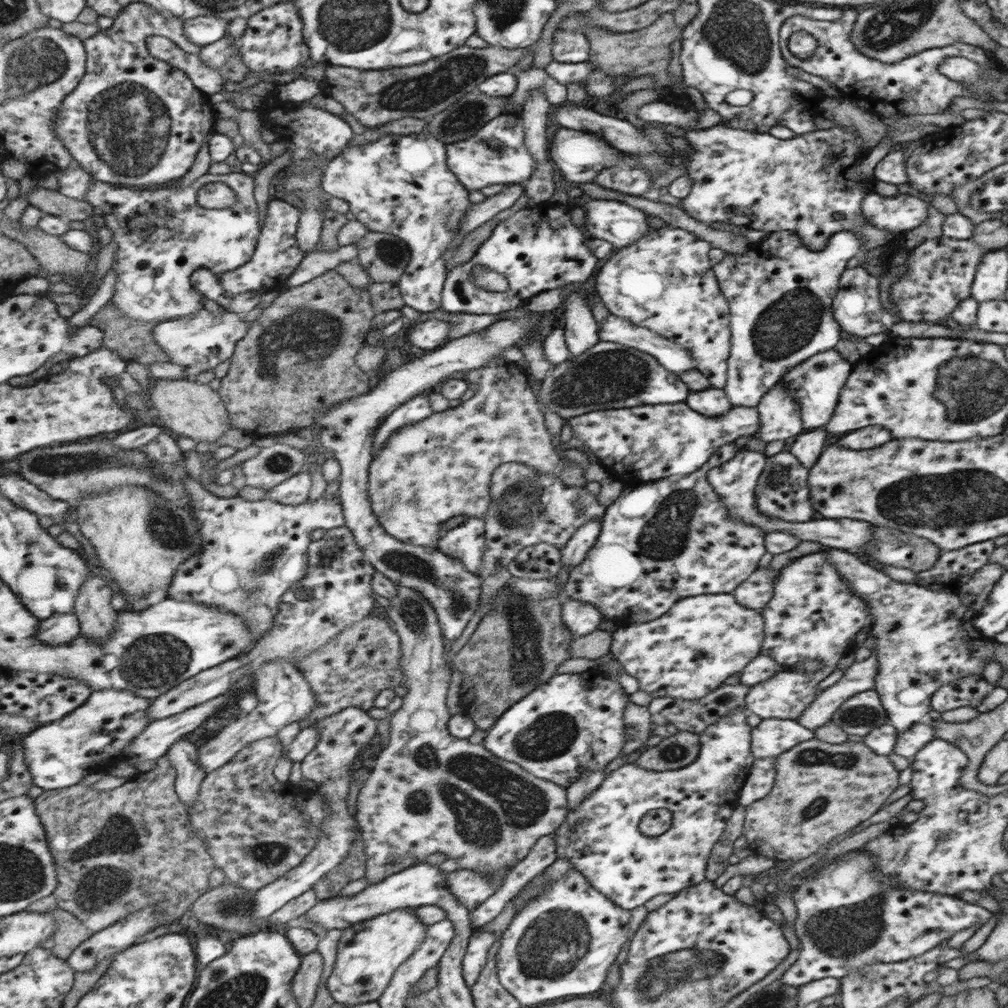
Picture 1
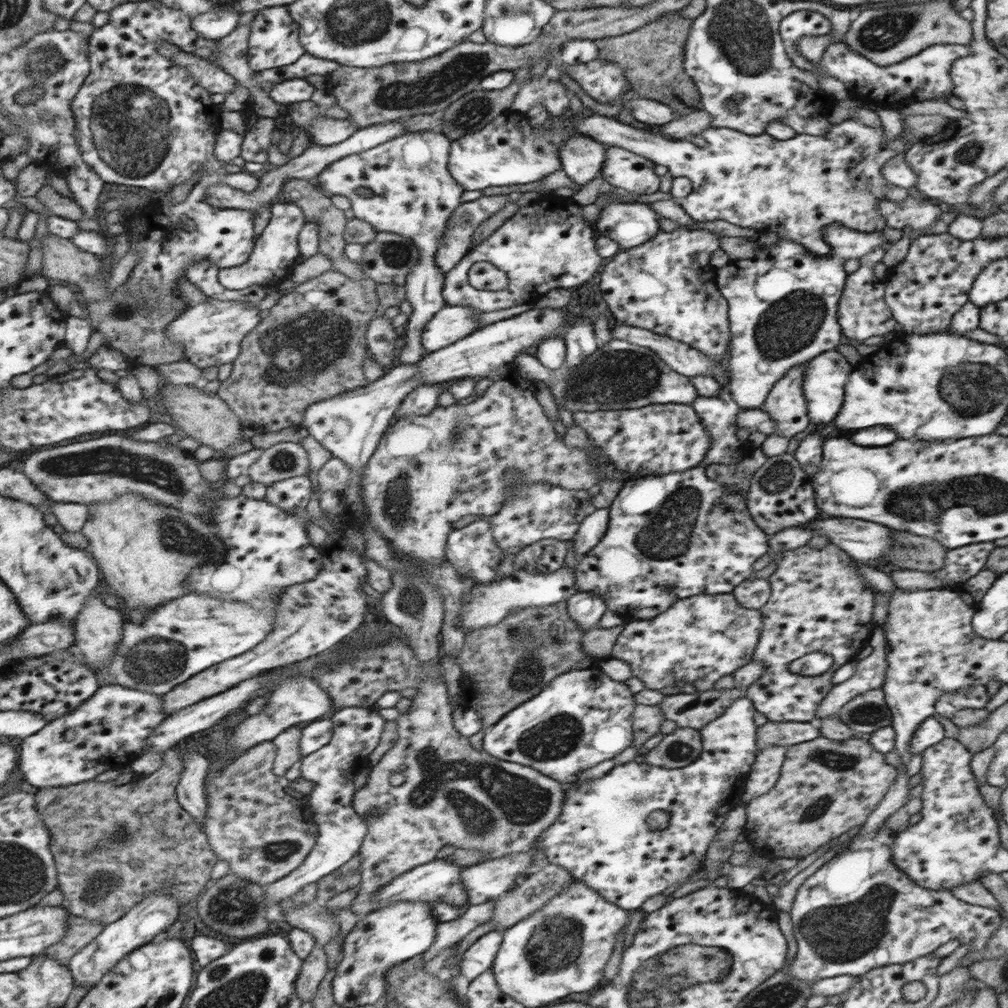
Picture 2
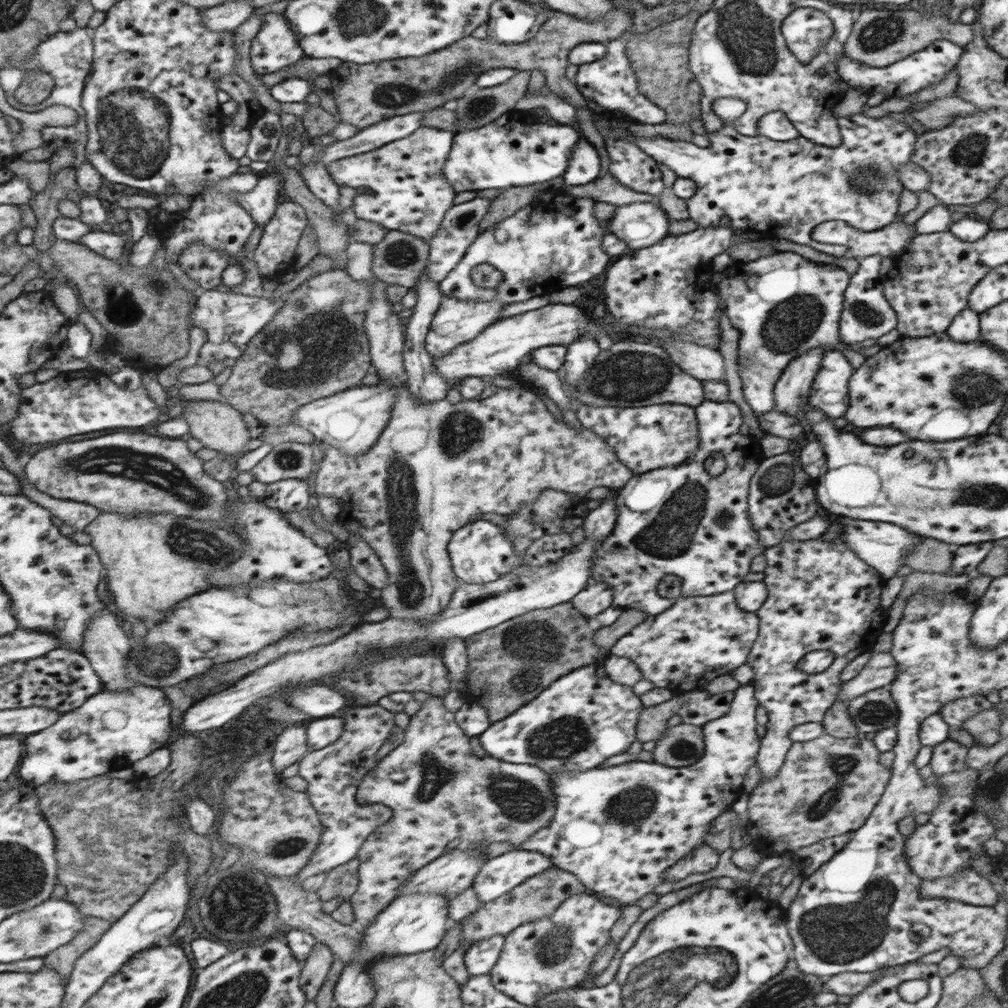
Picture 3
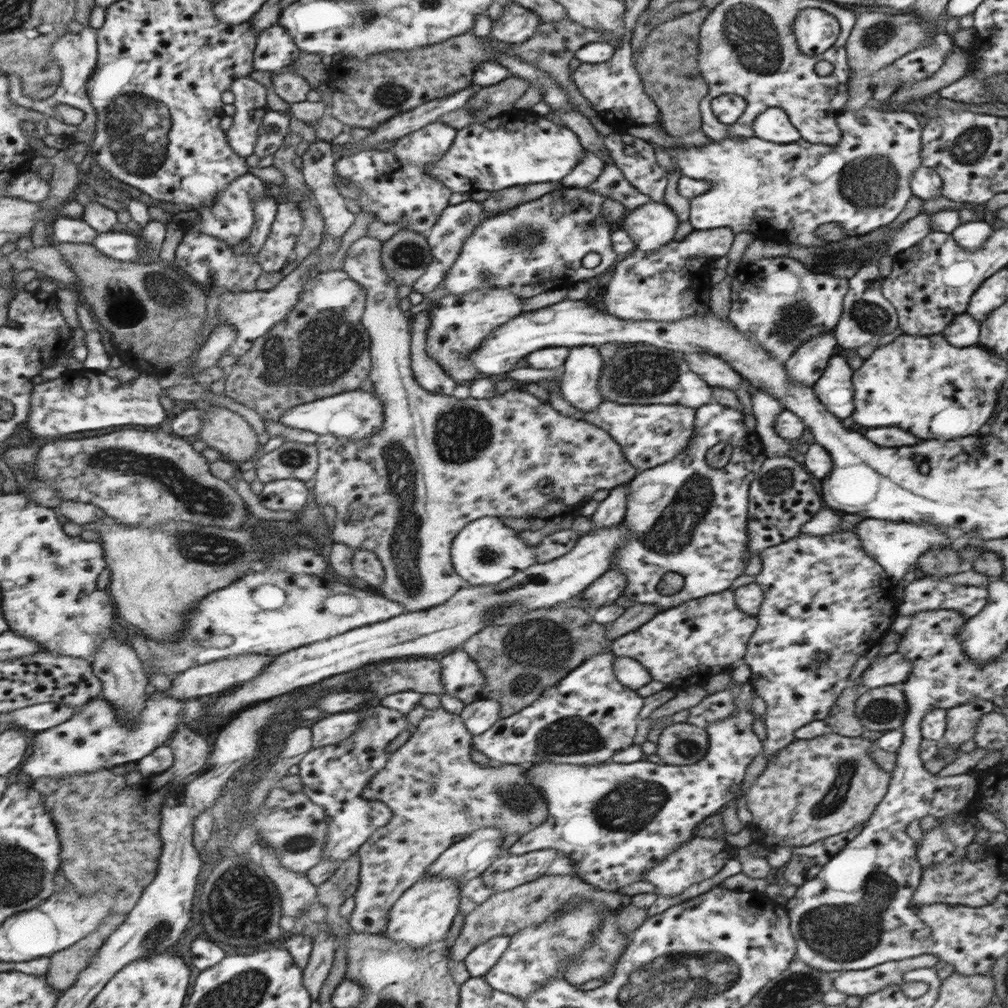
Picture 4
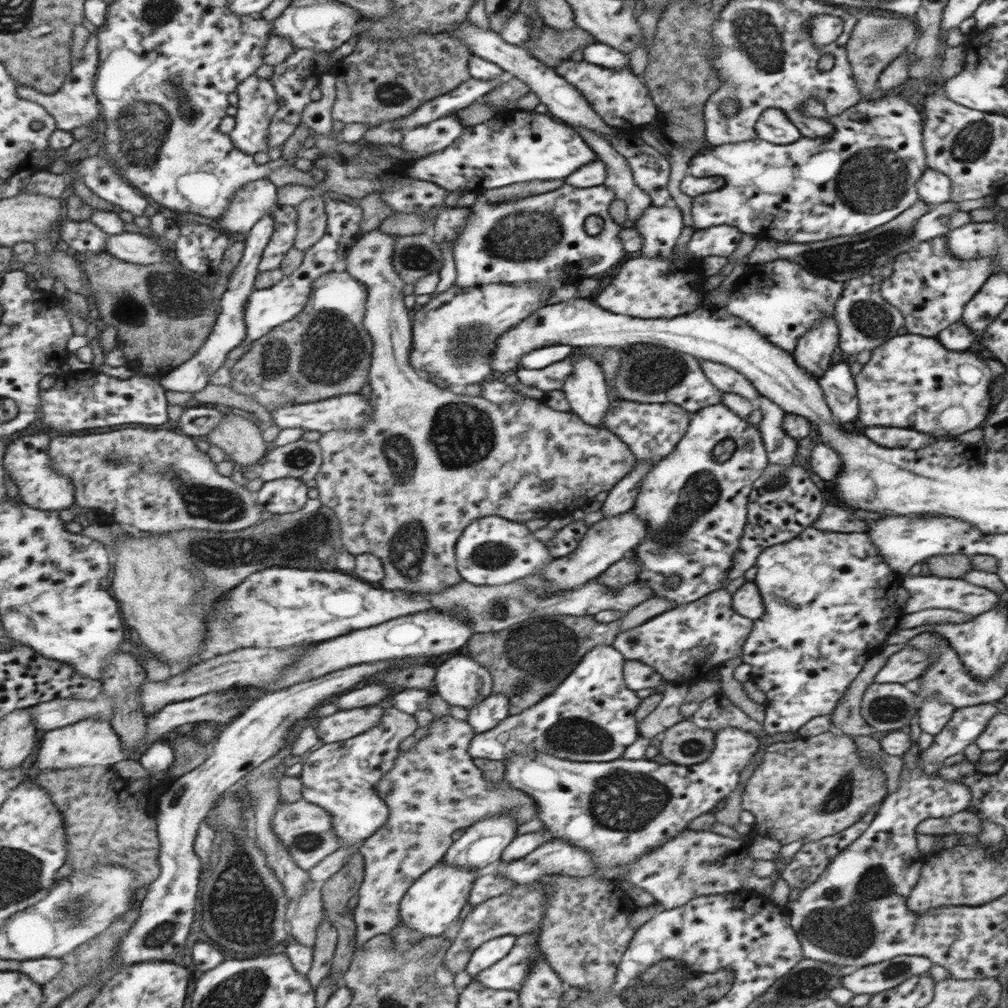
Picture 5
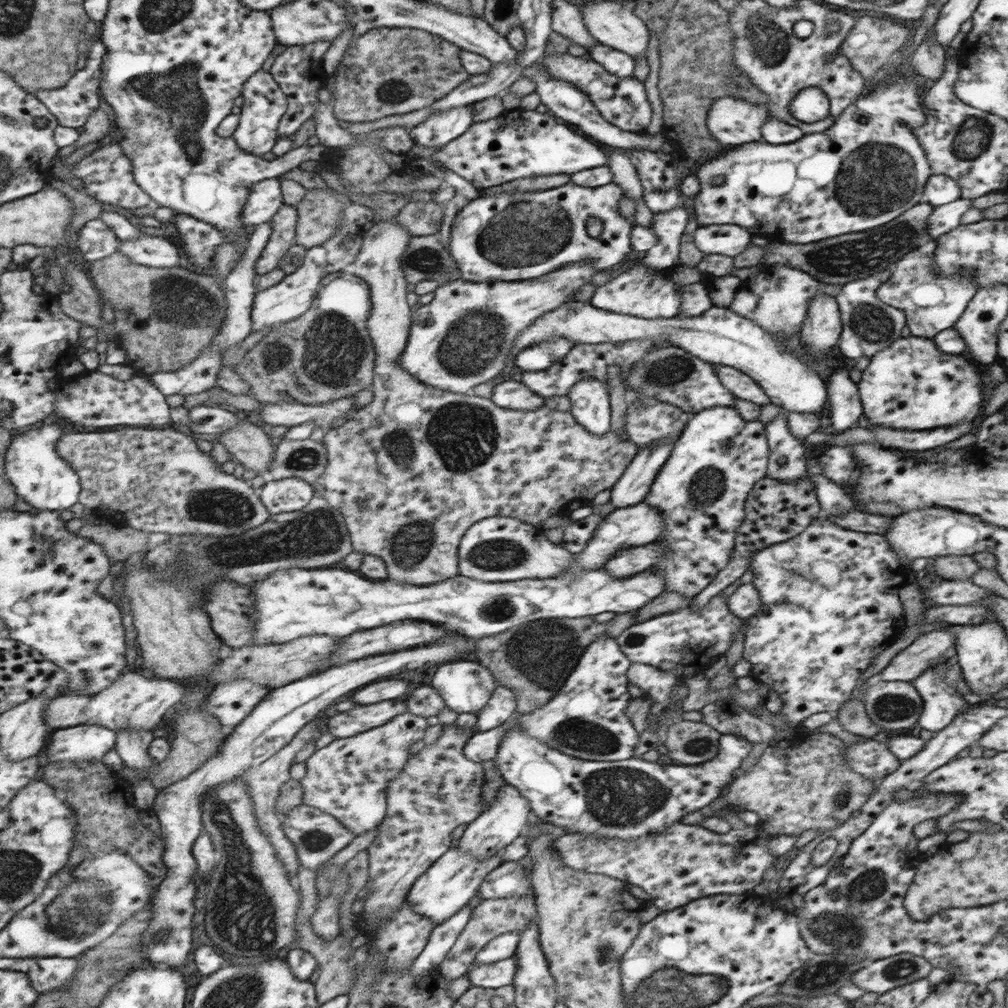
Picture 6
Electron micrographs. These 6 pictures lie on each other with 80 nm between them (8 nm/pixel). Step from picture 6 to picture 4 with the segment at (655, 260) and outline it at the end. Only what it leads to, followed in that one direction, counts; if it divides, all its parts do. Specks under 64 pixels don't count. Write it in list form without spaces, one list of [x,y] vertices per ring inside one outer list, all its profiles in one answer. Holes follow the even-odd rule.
[[[649,201],[623,213],[615,228],[622,230],[640,251],[660,249],[673,240],[678,224],[674,212],[662,202]]]

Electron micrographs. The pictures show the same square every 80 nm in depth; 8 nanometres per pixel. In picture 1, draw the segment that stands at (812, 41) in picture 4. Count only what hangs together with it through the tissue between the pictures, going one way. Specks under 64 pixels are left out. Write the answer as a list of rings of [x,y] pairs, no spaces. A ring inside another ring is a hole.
[[[843,10],[843,18],[831,22],[825,19],[793,16],[787,18],[781,27],[779,44],[786,63],[794,68],[804,70],[807,74],[818,76],[833,84],[839,92],[837,100],[846,102],[880,116],[903,116],[909,108],[914,108],[922,114],[947,113],[951,111],[951,102],[955,98],[971,98],[973,94],[961,82],[949,79],[938,70],[947,58],[962,57],[977,63],[979,67],[987,67],[989,53],[979,46],[970,43],[955,43],[942,48],[931,48],[914,56],[893,63],[878,62],[877,59],[863,55],[854,46],[850,38],[854,29],[855,10]],[[805,32],[817,41],[817,48],[811,58],[797,59],[787,49],[788,40],[794,33]]]

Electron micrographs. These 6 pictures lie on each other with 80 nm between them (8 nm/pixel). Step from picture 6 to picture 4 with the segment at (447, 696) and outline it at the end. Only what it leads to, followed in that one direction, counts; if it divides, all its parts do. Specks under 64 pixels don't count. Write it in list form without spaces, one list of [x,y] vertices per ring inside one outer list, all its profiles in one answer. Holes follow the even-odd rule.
[[[461,647],[448,651],[442,657],[441,665],[444,694],[454,696],[463,704],[481,699],[484,676]]]

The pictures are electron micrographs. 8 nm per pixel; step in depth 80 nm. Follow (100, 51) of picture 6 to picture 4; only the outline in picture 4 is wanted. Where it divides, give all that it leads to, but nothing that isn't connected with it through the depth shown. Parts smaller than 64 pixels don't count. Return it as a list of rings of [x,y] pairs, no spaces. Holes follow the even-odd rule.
[[[88,26],[78,34],[65,34],[63,38],[59,38],[59,42],[55,42],[55,46],[53,46],[53,50],[51,50],[51,55],[53,55],[53,59],[57,61],[57,65],[61,67],[63,77],[63,82],[61,82],[61,86],[59,86],[59,90],[56,91],[56,94],[51,94],[51,98],[47,99],[31,98],[31,86],[27,86],[27,78],[23,78],[23,74],[17,74],[21,82],[13,82],[13,76],[9,76],[9,82],[11,82],[11,101],[13,101],[15,105],[32,108],[33,110],[38,110],[49,116],[49,135],[54,134],[55,136],[71,138],[76,132],[89,132],[95,129],[98,112],[97,109],[91,105],[89,84],[99,64],[97,30]],[[60,104],[81,110],[84,113],[83,121],[78,125],[67,125],[63,123],[63,121],[52,117],[53,110]]]

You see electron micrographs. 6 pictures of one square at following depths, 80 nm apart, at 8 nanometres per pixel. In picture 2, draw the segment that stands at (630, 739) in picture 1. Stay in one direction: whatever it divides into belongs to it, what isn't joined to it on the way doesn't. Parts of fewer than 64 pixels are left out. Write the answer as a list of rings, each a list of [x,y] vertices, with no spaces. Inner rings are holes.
[[[635,705],[630,725],[633,727],[633,741],[631,746],[640,747],[645,740],[654,734],[661,732],[661,724],[664,718],[660,708],[656,705]]]

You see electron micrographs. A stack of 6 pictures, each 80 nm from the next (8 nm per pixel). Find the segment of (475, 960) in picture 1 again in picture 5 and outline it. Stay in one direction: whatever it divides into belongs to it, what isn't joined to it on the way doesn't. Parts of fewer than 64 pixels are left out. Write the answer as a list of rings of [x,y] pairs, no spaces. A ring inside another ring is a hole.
[[[501,935],[480,944],[469,956],[466,962],[466,972],[473,978],[487,967],[494,965],[510,952],[517,940],[515,935]]]

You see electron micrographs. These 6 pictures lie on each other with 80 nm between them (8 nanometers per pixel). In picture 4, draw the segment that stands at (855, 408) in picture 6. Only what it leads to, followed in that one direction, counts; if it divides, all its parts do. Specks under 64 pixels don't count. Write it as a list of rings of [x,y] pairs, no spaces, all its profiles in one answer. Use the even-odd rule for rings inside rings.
[[[832,354],[820,377],[810,386],[816,399],[835,418],[847,418],[853,410],[852,370],[845,358]]]

